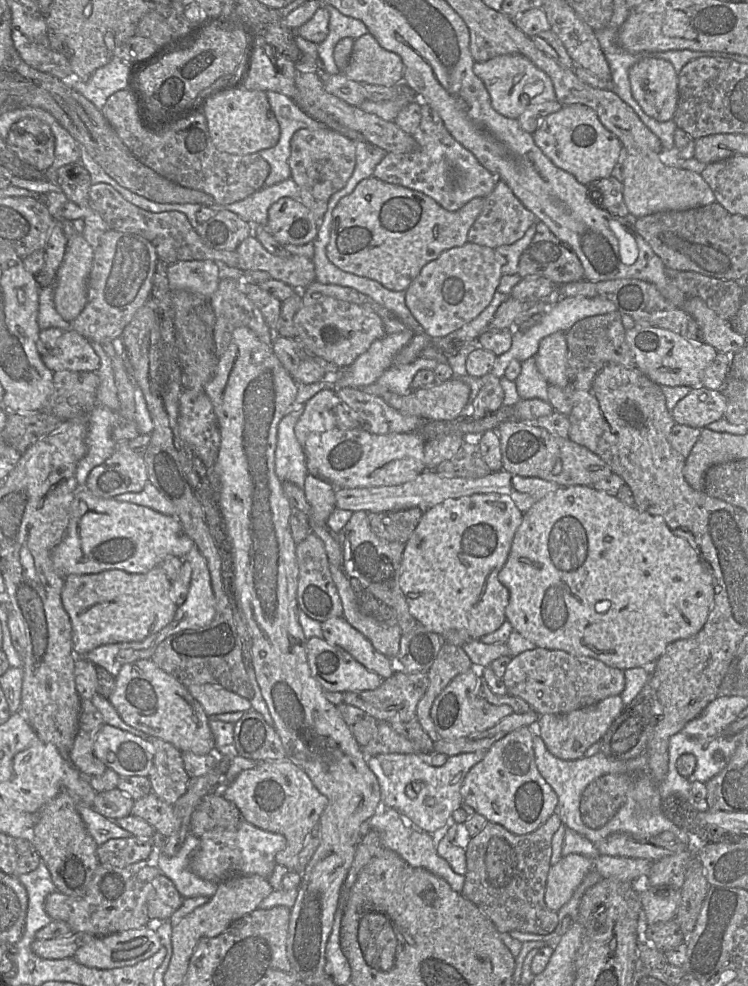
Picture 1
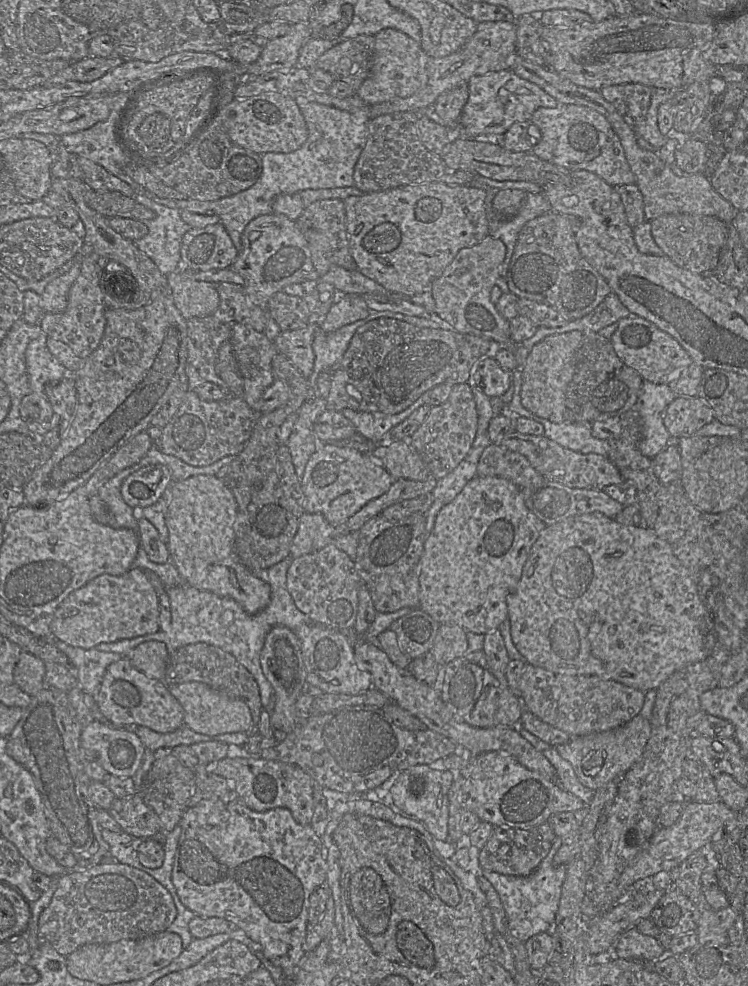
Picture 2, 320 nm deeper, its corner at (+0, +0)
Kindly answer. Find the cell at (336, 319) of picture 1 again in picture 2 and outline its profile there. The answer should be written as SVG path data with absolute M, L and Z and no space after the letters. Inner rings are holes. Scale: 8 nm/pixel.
M313 320L303 328L282 331L273 341L278 353L284 354L306 378L314 370L315 354L312 343L318 326L319 323Z

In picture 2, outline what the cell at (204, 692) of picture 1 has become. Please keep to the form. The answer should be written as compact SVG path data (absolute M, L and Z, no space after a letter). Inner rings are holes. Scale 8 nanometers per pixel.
M187 682L167 686L169 692L184 710L184 725L193 731L208 736L249 731L252 716L249 707L243 701L221 693L202 682Z

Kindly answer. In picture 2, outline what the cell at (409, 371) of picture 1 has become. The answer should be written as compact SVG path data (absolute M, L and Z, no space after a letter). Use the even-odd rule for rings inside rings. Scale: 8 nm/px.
M429 390L423 393L412 405L397 414L382 412L359 412L351 409L342 411L354 425L357 433L381 444L389 439L390 431L399 423L408 418L418 407L429 404Z

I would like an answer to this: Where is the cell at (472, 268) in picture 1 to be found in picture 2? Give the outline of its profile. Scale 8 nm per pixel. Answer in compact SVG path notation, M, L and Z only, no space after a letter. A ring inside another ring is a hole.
M491 234L479 244L461 249L444 272L431 284L430 292L435 301L435 316L451 329L490 339L500 347L515 350L510 336L510 321L505 319L491 301L491 292L501 277L500 268L506 258L506 245Z

